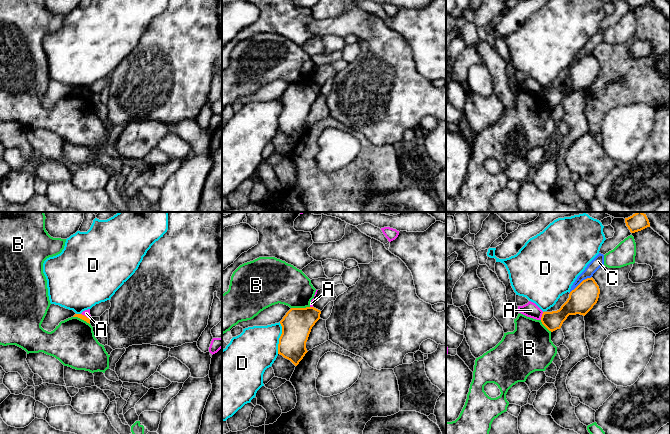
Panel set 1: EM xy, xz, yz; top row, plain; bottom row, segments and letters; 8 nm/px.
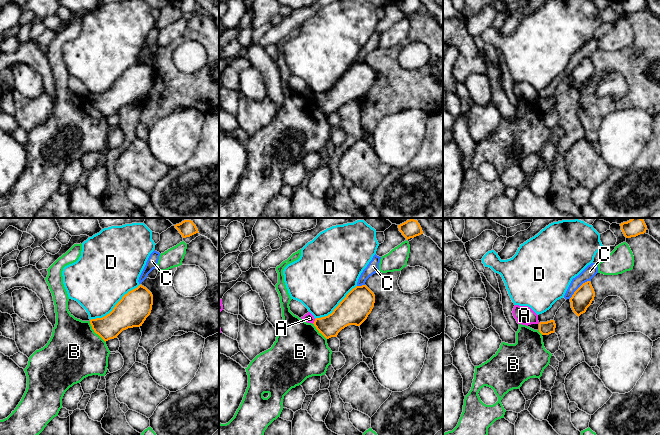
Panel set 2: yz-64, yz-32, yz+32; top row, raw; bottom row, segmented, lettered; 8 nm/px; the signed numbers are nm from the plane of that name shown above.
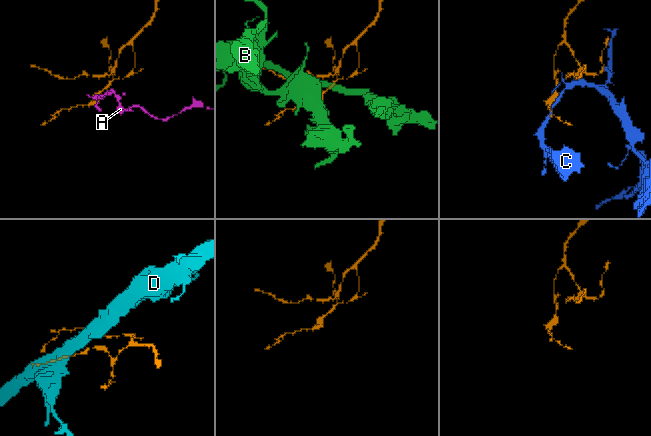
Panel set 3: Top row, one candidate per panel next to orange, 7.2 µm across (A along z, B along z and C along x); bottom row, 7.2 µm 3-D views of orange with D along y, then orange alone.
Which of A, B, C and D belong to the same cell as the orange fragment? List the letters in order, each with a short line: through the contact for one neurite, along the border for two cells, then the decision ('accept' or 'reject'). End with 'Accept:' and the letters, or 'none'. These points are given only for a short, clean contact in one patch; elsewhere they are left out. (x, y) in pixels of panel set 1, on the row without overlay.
A: line yz (543, 88), (540, 95); reject
B: reject
C: reject
D: reject
Accept: none

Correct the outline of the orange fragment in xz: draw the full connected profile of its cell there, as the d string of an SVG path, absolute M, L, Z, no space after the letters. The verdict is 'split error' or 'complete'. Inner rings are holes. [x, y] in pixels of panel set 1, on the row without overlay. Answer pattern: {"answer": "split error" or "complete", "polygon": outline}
{"answer": "complete", "polygon": "M314 83L291 84L280 97L282 110L278 130L297 142L308 128L306 118L320 90L321 87Z"}

